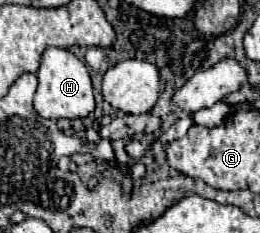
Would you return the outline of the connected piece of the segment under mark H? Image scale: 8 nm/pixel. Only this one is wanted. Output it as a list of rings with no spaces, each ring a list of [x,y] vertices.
[[[46,48],[40,60],[38,70],[38,90],[34,96],[34,108],[42,118],[58,120],[58,118],[86,118],[94,112],[94,92],[88,68],[82,60],[78,60],[72,52],[64,48]]]

